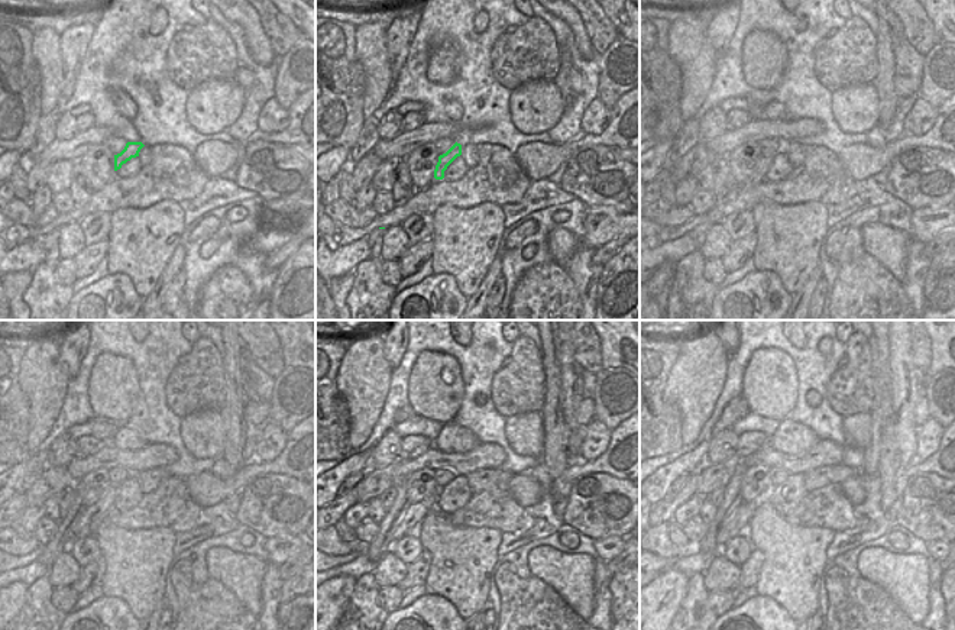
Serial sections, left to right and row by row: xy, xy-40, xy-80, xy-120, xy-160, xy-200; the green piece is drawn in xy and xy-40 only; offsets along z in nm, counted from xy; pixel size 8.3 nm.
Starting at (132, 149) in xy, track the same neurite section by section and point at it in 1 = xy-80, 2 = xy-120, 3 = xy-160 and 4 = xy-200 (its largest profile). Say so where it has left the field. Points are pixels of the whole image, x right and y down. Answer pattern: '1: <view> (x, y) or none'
1: xy-80 (758, 175)
2: xy-120 (70, 529)
3: xy-160 (391, 529)
4: xy-200 (721, 524)

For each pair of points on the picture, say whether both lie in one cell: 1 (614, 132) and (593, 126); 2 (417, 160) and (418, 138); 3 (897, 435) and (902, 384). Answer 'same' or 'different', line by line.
1: different
2: different
3: same

